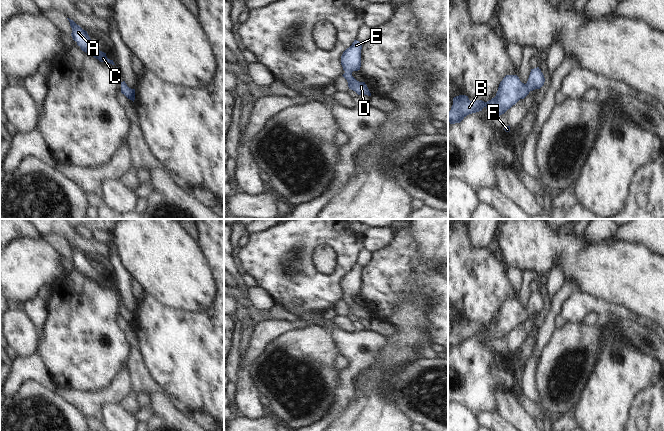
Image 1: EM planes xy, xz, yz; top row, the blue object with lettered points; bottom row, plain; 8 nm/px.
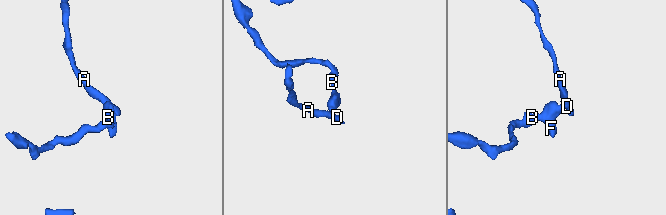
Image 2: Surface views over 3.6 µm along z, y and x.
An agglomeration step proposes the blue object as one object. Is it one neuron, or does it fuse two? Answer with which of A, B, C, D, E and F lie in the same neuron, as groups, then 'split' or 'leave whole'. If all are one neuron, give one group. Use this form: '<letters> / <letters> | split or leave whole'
A B C D E F | leave whole

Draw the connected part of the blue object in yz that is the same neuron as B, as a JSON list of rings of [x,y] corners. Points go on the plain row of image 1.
[[[539,291],[531,293],[526,308],[522,307],[517,299],[506,299],[499,308],[496,320],[487,326],[470,325],[466,319],[454,321],[448,336],[448,345],[450,348],[460,347],[467,339],[482,335],[484,331],[491,338],[500,340],[520,323],[524,323],[530,315],[540,313],[544,306],[545,302]]]

